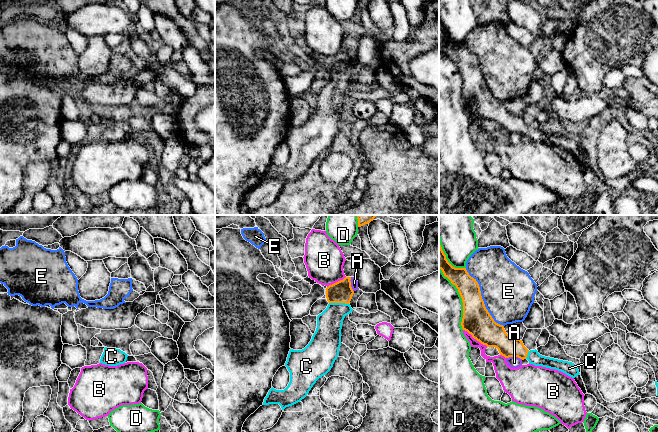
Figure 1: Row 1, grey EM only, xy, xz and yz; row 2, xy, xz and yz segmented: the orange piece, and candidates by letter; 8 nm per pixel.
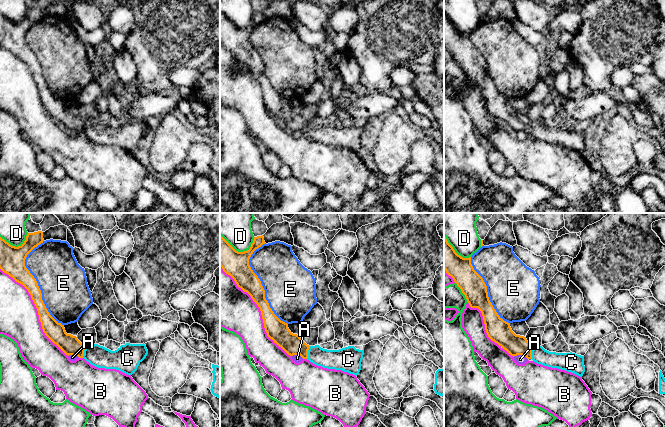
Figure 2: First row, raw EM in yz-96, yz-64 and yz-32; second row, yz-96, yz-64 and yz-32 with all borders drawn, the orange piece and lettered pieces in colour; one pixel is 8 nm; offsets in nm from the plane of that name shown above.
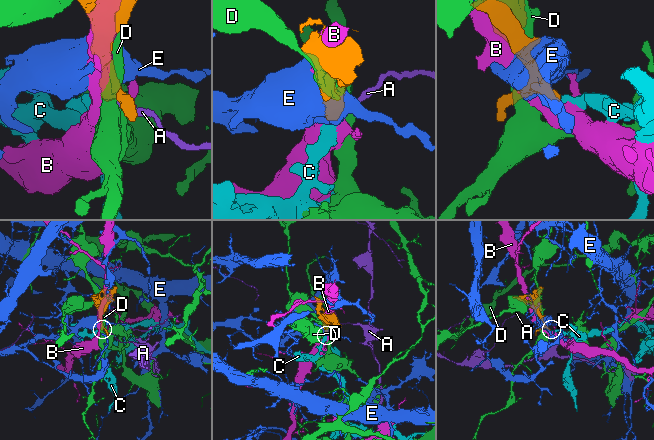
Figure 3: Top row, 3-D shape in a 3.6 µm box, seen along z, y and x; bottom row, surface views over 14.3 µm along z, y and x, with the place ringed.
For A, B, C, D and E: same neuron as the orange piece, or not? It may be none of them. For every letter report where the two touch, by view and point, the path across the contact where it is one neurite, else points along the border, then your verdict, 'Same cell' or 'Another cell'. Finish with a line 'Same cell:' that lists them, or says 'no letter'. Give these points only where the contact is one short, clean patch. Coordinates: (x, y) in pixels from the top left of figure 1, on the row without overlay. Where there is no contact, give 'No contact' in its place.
A: Touches orange at yz (514, 132). Boundary: yz (506, 133), (519, 133), (522, 135). Another cell
B: Touches orange at yz (475, 114). Another cell
C: Touches orange at xz (339, 78). Path across: xz (340, 68), (339, 78), (329, 99). Same cell
D: Touches orange at yz (462, 75). Another cell
E: Touches orange at yz (482, 75). Another cell
Same cell: C

